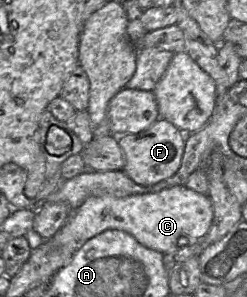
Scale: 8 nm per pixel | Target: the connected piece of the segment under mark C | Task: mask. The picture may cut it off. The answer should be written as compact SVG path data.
M176 185L155 193L127 197L90 196L48 240L56 247L69 247L77 251L90 238L105 230L116 229L132 235L143 246L166 254L202 241L212 221L213 206L209 196L185 185Z

